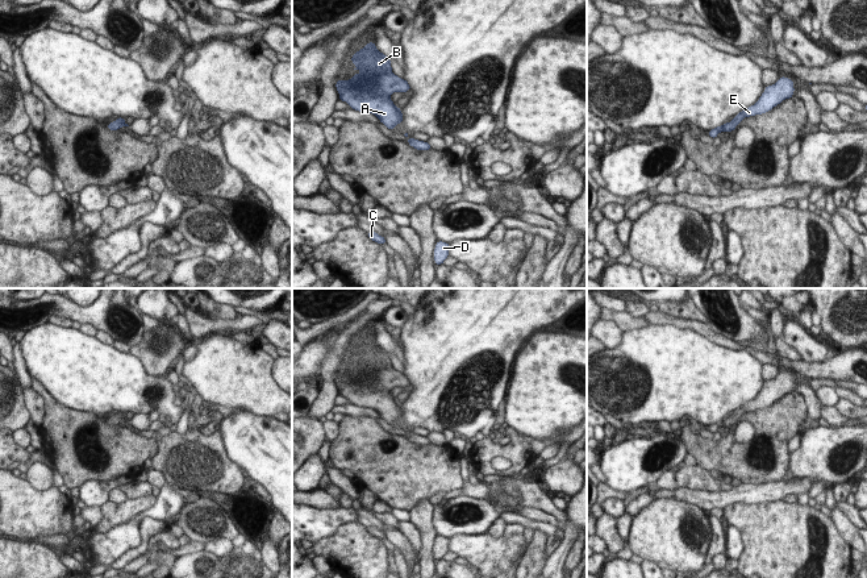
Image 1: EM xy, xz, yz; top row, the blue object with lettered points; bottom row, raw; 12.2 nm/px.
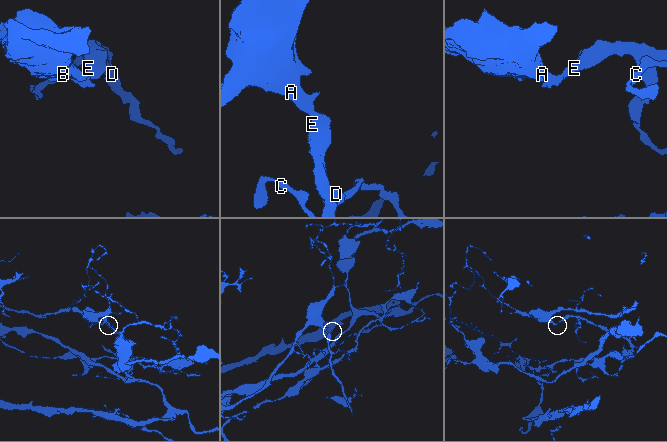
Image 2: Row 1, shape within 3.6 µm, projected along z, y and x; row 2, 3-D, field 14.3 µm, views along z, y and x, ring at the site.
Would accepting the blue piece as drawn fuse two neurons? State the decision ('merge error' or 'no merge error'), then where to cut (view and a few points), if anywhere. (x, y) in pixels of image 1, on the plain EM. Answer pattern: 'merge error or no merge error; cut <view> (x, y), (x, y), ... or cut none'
no merge error; cut none

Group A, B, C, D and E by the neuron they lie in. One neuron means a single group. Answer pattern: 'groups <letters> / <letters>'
groups A B C D E

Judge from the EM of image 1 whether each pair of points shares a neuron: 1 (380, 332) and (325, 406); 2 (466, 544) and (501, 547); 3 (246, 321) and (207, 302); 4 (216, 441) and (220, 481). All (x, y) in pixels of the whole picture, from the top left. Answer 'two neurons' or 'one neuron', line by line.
1: two neurons
2: one neuron
3: two neurons
4: one neuron

